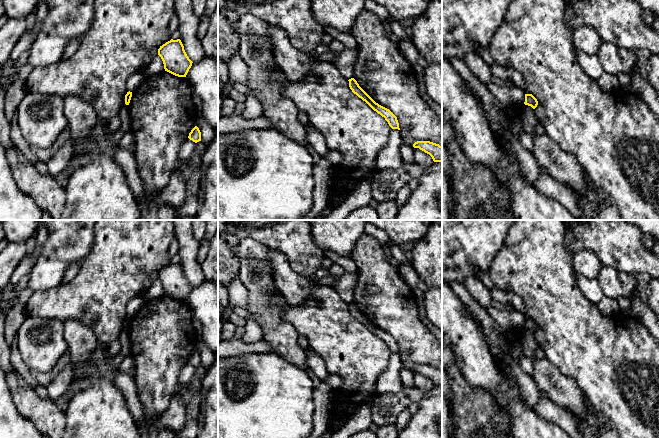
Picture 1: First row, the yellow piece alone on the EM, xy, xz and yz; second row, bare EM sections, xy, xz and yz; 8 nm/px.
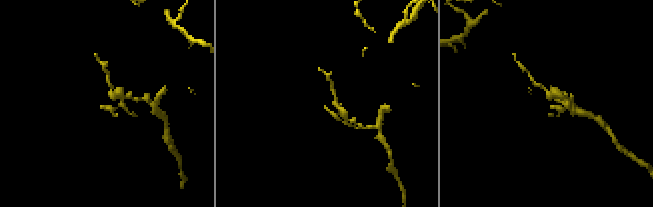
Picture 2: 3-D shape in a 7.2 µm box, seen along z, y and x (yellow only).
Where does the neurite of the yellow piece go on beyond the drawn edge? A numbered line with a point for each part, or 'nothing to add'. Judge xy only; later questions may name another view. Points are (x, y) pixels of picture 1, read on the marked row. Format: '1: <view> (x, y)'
nothing to add

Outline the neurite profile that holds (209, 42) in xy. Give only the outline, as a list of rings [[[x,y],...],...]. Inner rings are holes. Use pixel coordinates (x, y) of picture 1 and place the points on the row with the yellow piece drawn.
[[[218,3],[210,16],[207,33],[201,38],[201,43],[205,54],[218,62]]]

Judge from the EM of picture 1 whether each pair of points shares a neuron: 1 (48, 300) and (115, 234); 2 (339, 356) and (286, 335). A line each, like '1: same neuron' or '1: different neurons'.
1: same neuron
2: different neurons

